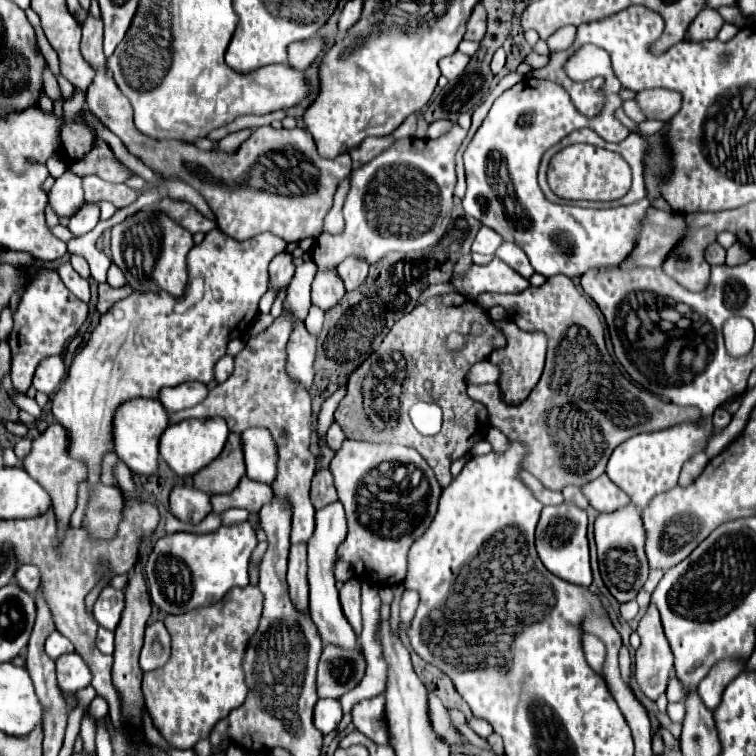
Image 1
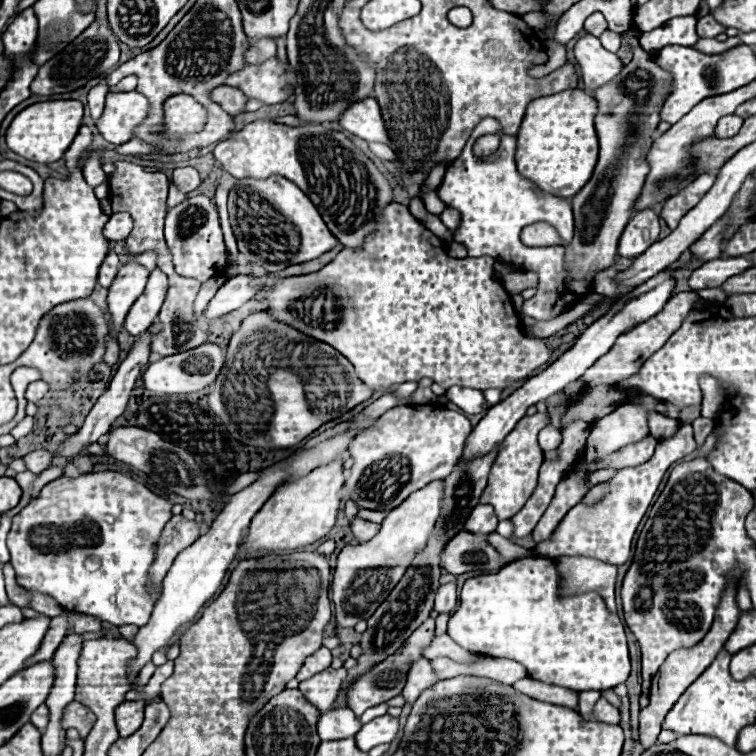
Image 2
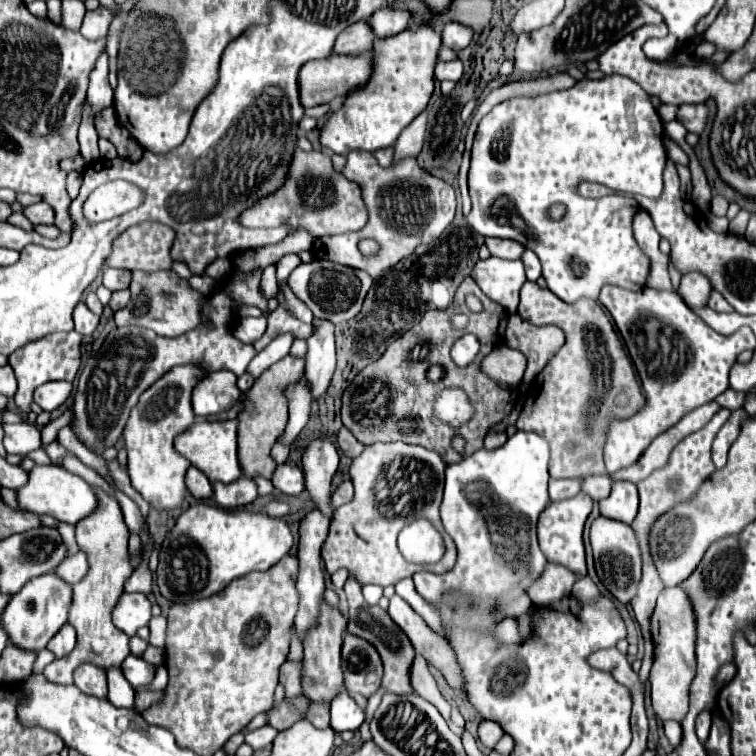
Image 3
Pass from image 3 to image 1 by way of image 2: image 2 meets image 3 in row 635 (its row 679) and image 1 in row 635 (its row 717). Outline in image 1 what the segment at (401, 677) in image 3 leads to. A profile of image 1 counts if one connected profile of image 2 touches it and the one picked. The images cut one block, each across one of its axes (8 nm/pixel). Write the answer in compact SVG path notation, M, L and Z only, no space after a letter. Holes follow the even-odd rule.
M348 580L342 586L342 590L340 590L340 604L342 604L346 620L354 628L356 636L360 636L360 632L362 632L362 614L360 614L362 590L360 590L360 580Z

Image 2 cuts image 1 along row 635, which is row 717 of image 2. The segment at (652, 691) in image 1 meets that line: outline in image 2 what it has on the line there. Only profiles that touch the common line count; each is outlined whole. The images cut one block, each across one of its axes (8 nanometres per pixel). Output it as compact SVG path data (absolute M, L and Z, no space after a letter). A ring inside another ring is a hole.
M726 586L724 594L722 594L722 600L718 604L718 610L716 610L714 624L712 624L710 632L706 634L706 638L698 646L694 646L694 648L684 648L684 650L672 652L666 658L666 662L660 666L658 674L652 678L649 704L646 708L642 708L640 714L638 714L639 741L642 742L644 748L650 748L656 742L656 738L658 738L658 734L662 730L662 722L664 722L666 714L670 712L670 708L674 706L674 702L682 696L682 692L698 678L698 674L702 674L710 666L710 662L714 662L716 654L724 648L726 640L736 630L738 618L740 618L740 610L738 610L738 604L736 604L736 588Z

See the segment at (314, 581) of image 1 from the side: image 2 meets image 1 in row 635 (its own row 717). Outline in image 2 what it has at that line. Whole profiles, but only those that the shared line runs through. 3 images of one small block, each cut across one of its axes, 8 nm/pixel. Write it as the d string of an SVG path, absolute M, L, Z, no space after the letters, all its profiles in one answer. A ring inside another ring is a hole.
M332 708L324 712L318 720L318 736L320 740L342 740L352 738L360 730L360 720L354 716L350 708Z

